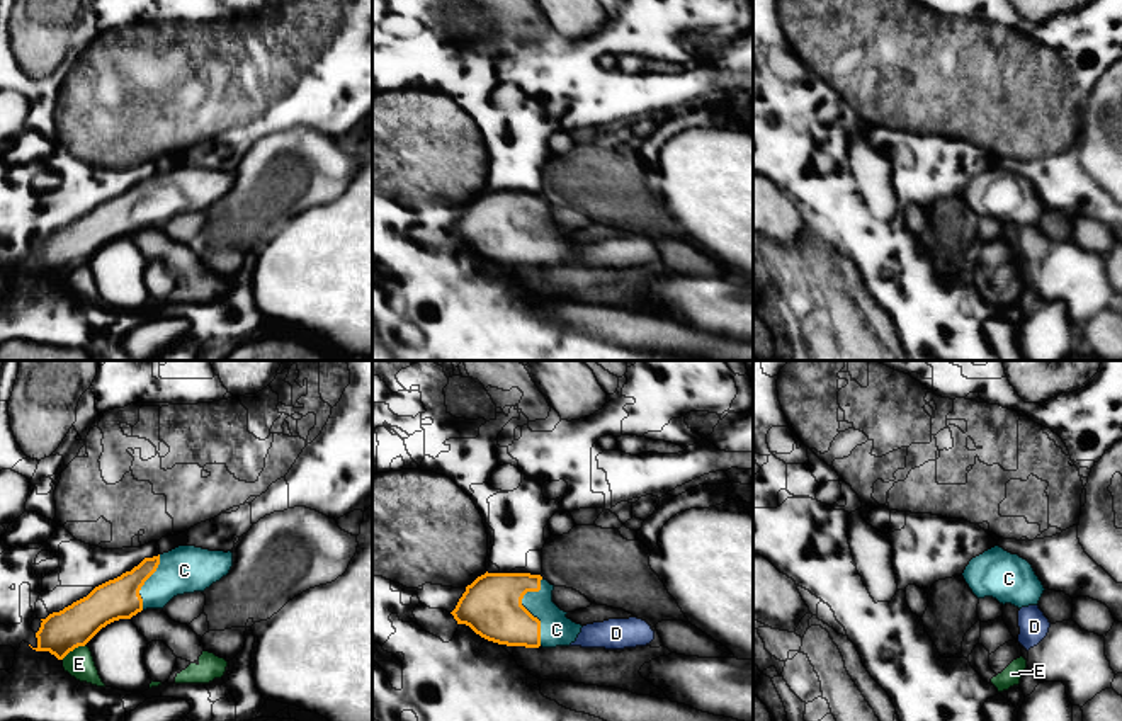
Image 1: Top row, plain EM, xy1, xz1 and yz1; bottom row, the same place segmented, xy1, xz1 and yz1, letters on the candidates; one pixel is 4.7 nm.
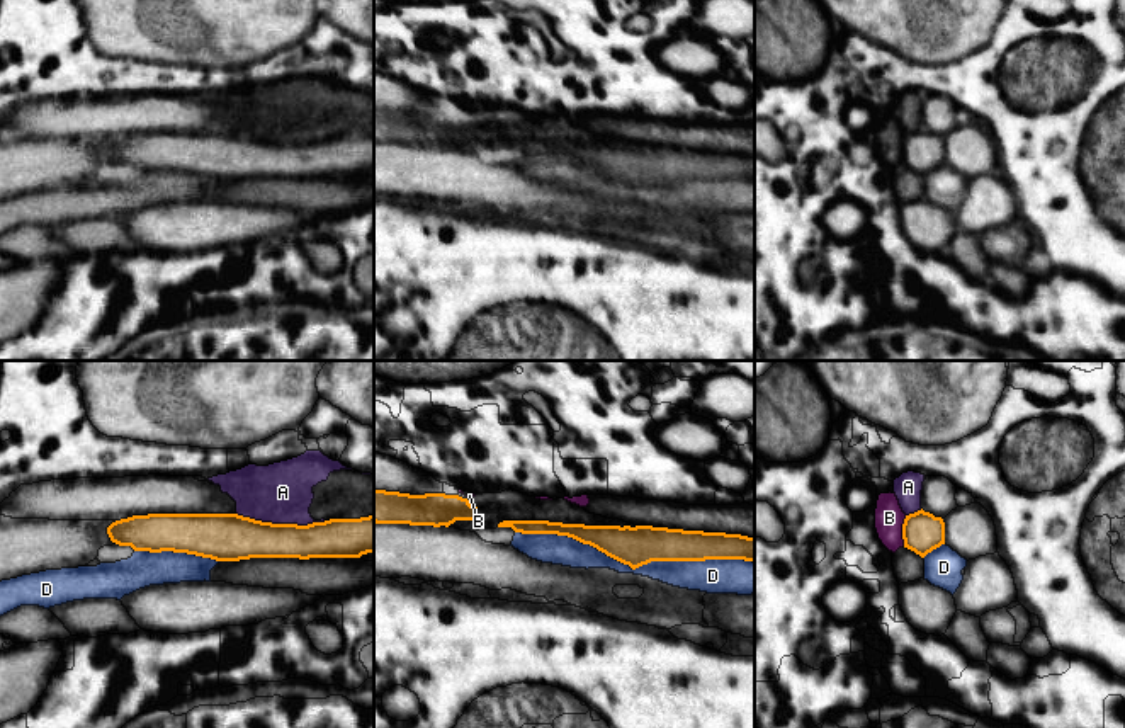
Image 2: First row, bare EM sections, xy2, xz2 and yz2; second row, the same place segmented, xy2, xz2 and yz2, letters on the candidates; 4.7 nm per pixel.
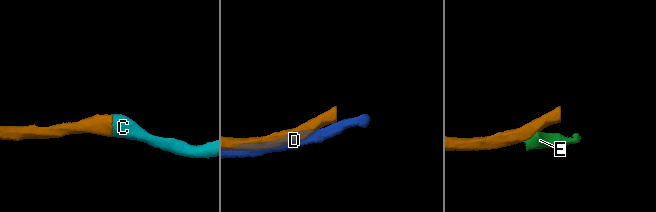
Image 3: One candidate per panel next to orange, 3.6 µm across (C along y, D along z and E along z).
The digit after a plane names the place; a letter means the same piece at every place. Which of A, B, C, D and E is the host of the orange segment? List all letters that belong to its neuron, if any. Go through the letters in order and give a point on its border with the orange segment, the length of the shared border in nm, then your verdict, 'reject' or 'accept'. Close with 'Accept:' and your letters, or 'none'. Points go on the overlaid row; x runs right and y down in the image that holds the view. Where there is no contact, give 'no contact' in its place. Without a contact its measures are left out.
A: contact xy2 (281, 524); length 420 nm; reject
B: contact yz2 (903, 531); length 140 nm; reject
C: contact xz1 (524, 607); length 320 nm; accept
D: contact xz2 (634, 568); length 1150 nm; reject
E: contact xy1 (73, 648); length 140 nm; reject
Accept: C

